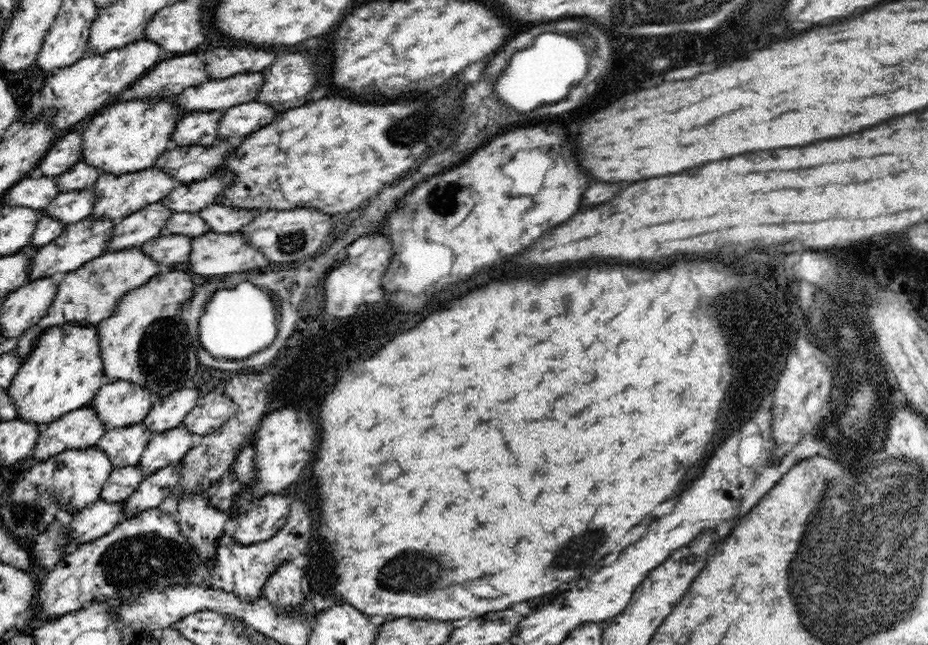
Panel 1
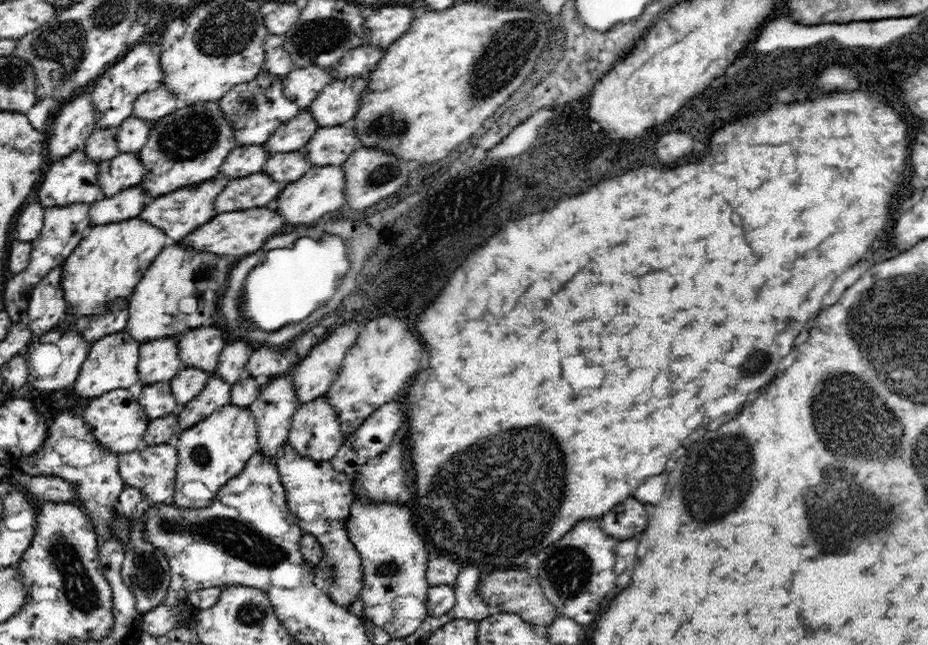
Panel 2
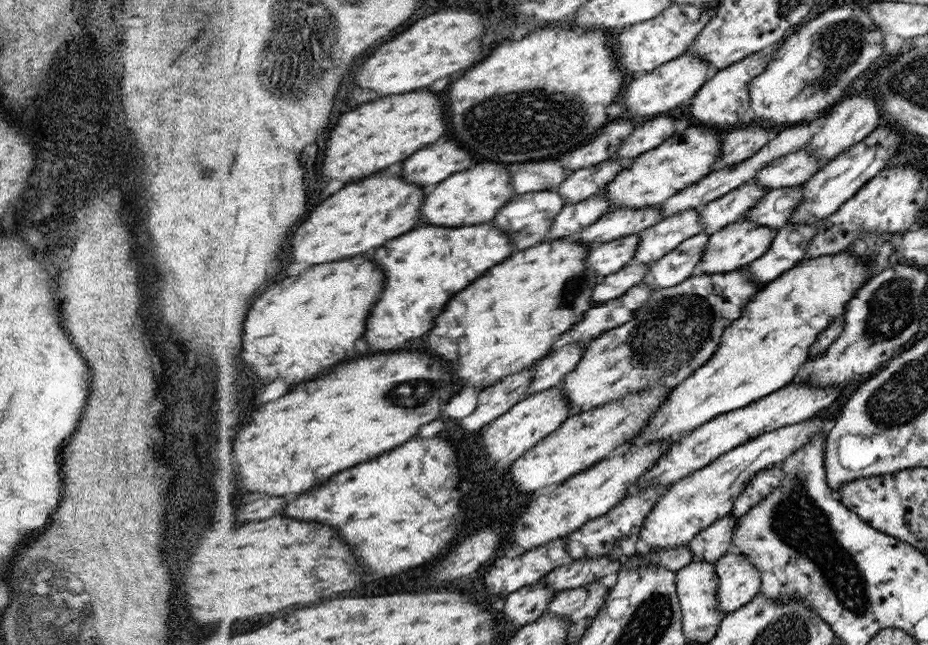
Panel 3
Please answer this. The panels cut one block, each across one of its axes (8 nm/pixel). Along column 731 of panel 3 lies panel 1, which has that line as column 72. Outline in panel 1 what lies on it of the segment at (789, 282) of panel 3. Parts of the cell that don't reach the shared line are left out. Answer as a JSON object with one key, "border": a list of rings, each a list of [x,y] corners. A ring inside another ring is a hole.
{"border":[[[80,324],[65,325],[64,327],[47,329],[38,338],[34,351],[30,352],[26,364],[18,370],[12,384],[7,388],[11,402],[17,410],[18,419],[30,424],[54,423],[60,416],[78,408],[88,407],[94,401],[98,390],[108,382],[103,372],[102,356],[99,351],[97,327],[80,327]]]}

